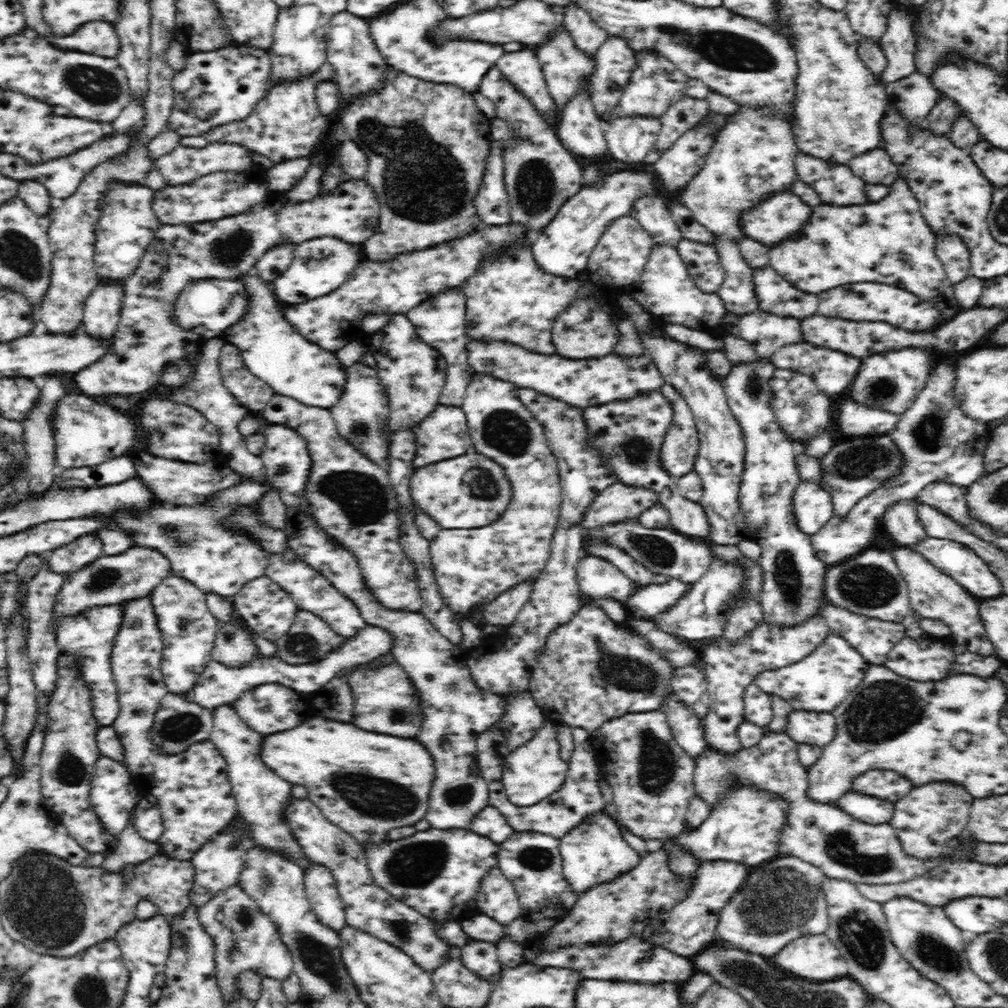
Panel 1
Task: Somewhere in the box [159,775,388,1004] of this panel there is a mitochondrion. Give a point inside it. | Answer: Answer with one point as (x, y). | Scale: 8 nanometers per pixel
(318, 957)

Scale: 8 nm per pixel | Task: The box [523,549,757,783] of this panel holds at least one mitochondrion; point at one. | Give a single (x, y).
(629, 674)

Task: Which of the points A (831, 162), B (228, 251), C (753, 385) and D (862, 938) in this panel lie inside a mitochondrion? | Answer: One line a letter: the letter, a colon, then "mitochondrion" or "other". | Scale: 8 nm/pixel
A: other
B: mitochondrion
C: mitochondrion
D: mitochondrion

